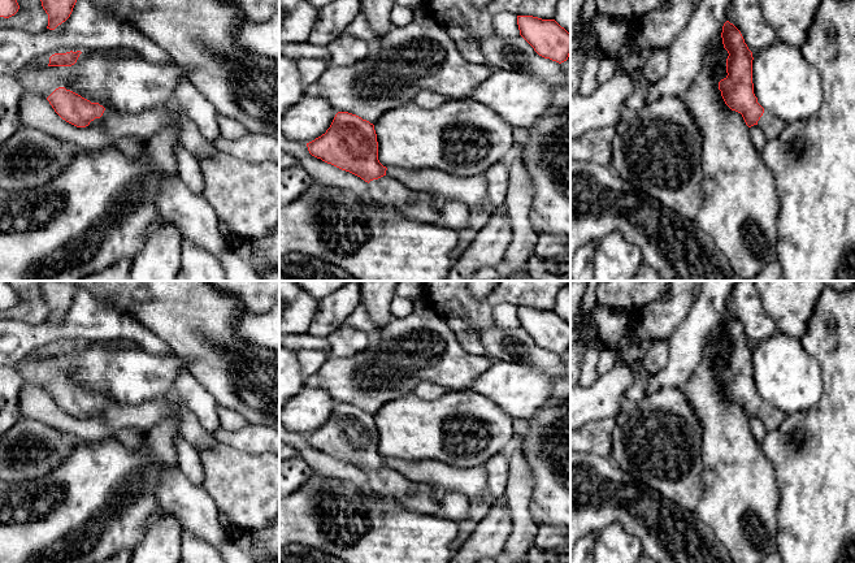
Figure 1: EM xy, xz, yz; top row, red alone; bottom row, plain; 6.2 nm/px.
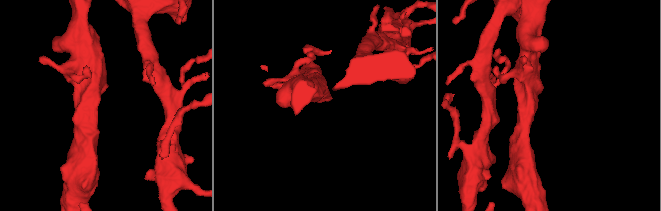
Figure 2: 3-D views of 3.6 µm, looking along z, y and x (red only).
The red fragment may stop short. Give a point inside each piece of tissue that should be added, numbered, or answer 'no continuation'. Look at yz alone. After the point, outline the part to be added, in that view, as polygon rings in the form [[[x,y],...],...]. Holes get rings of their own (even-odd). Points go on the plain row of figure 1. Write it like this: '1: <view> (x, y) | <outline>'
1: yz (771, 416) | [[[764,402],[763,407],[758,412],[758,417],[761,420],[767,432],[777,429],[785,420],[786,415],[777,407]]]

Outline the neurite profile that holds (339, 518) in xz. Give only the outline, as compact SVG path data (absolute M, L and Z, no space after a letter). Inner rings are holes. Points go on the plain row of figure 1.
M313 472L312 477L288 497L279 499L279 547L298 543L338 556L346 563L450 563L452 542L459 533L459 524L446 516L424 515L413 512L402 504L382 502L379 495L368 485L356 485L350 481L330 478Z

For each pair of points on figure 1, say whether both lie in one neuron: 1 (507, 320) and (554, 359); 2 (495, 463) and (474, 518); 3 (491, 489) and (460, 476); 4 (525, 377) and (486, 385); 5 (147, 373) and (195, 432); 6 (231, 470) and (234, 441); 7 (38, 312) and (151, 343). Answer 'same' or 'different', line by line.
1: different
2: same
3: different
4: same
5: different
6: different
7: different

